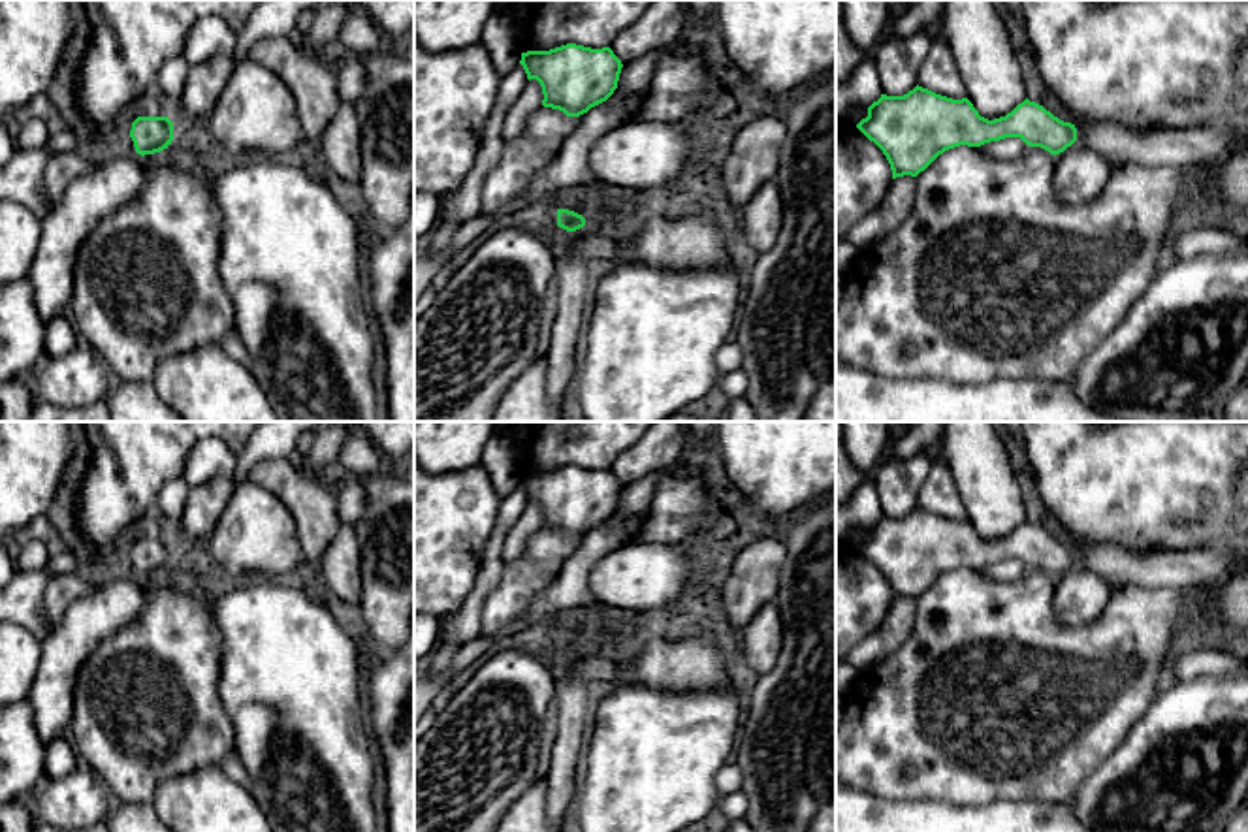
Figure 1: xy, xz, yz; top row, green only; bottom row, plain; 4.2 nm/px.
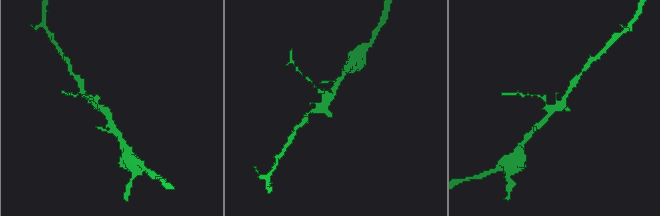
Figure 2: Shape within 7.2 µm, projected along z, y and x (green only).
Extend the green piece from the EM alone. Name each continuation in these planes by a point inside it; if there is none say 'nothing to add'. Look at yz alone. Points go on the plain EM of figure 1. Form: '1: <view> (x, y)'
1: yz (1119, 567)

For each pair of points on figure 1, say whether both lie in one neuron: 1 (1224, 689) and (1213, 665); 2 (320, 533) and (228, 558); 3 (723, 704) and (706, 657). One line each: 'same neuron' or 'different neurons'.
1: different neurons
2: different neurons
3: different neurons

